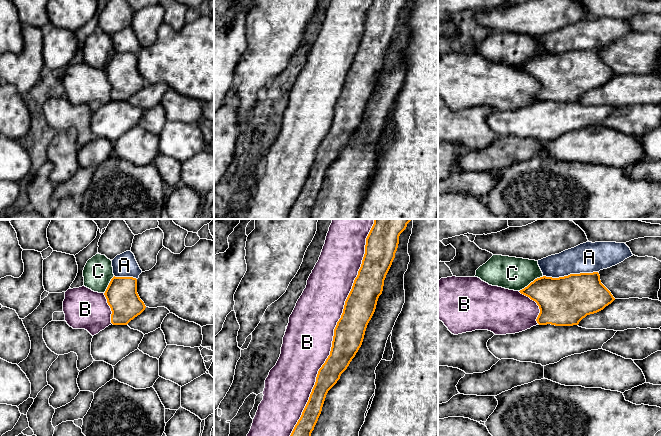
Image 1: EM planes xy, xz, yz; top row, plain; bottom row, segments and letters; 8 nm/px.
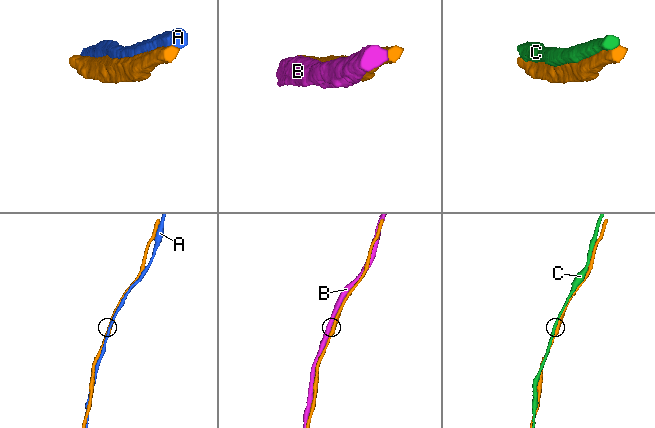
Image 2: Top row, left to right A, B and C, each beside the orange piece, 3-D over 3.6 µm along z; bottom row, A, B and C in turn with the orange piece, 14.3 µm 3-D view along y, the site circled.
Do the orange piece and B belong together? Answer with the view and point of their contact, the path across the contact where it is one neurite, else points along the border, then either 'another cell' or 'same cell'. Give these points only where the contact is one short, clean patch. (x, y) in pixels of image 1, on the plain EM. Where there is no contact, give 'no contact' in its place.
xz (334, 109) | same cell

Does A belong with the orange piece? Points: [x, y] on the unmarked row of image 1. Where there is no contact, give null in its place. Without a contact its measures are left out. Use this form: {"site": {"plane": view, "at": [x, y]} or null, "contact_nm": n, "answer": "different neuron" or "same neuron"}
{"site": {"plane": "yz", "at": [570, 50]}, "contact_nm": 440, "answer": "different neuron"}

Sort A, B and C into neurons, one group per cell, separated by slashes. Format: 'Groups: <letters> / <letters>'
Groups: A / B / C

